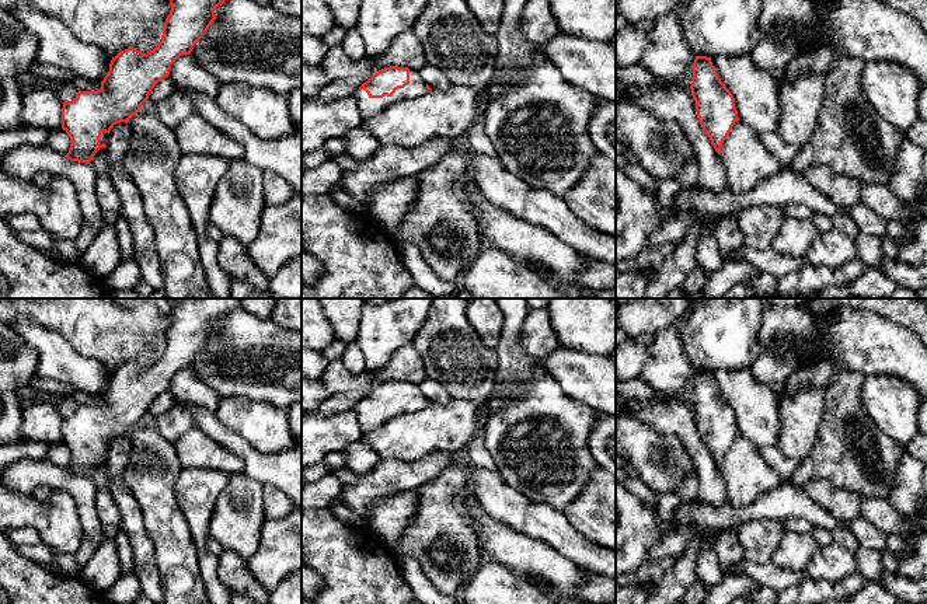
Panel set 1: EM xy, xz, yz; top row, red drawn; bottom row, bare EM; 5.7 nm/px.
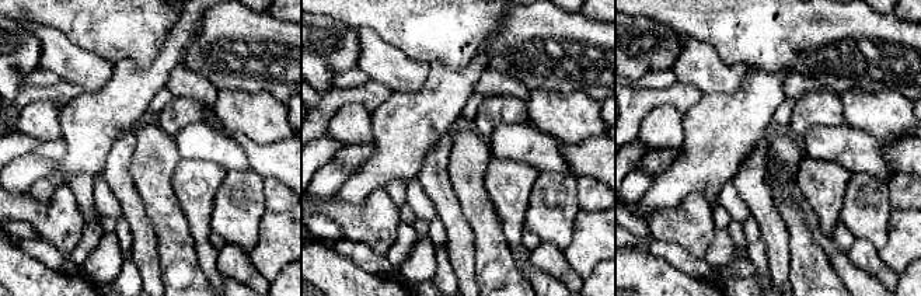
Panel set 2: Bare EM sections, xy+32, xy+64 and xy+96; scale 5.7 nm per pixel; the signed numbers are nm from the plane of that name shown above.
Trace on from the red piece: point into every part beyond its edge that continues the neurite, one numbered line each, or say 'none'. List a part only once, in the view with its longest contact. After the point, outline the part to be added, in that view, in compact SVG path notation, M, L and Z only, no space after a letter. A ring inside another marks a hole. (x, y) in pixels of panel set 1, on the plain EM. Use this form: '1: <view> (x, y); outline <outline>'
1: xz (368, 421); outline M410 384L410 398L395 404L391 411L384 409L383 412L370 412L365 404L359 402L355 404L352 409L358 416L360 430L365 433L387 423L394 416L415 412L426 405L426 397L421 392L419 385Z

